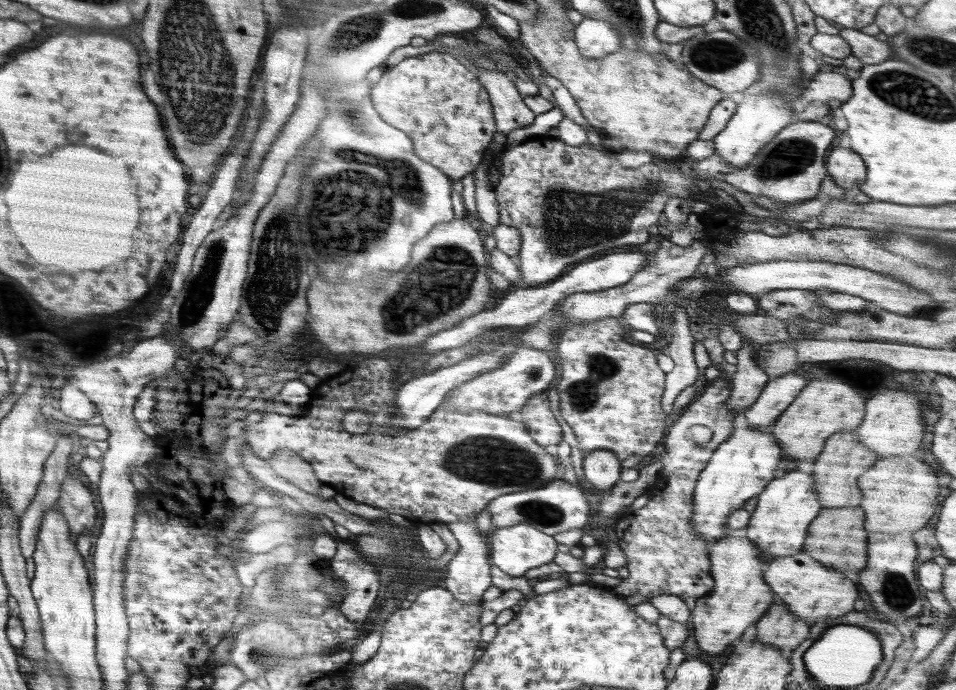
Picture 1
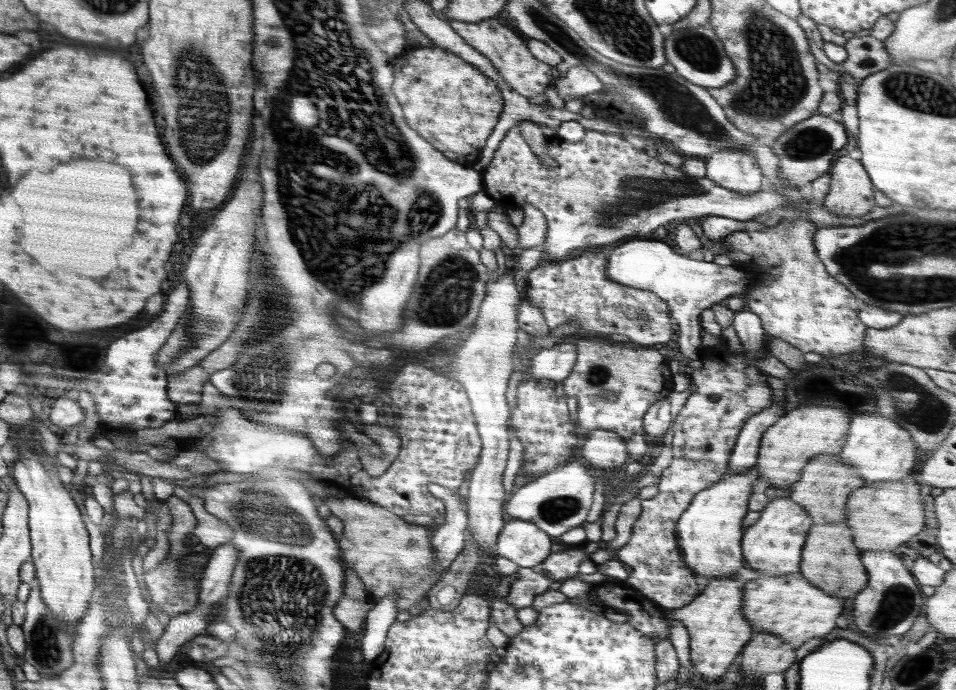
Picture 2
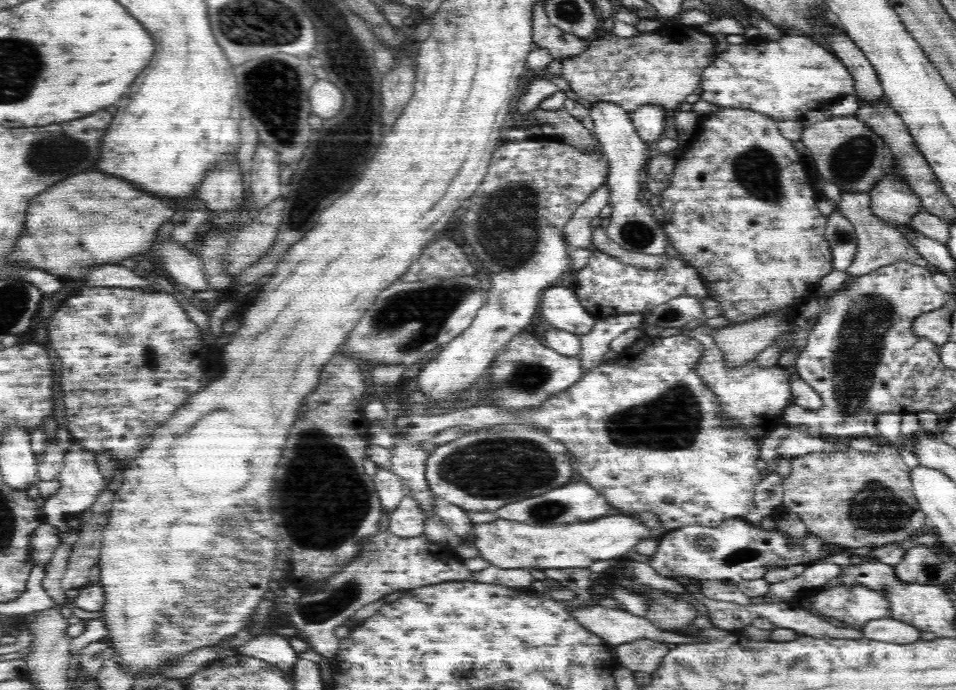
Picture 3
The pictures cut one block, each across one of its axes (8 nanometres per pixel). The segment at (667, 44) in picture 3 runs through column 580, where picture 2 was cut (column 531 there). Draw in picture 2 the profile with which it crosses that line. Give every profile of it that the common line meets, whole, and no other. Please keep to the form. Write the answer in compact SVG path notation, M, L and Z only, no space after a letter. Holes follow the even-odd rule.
M492 17L475 23L450 20L449 25L452 30L456 31L456 34L464 39L466 44L472 45L474 50L488 57L504 82L518 94L537 101L540 97L545 96L544 90L547 86L553 86L551 67L533 57L528 50L526 39L522 39L521 35L516 35L516 32L509 28L504 19Z

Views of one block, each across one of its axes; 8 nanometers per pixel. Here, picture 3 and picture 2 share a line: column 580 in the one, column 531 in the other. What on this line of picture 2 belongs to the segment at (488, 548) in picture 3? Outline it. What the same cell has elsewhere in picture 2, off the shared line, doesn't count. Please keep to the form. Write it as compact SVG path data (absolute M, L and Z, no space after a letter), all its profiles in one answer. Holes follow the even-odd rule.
M510 520L501 528L493 551L518 566L533 567L552 554L550 540L533 522Z

